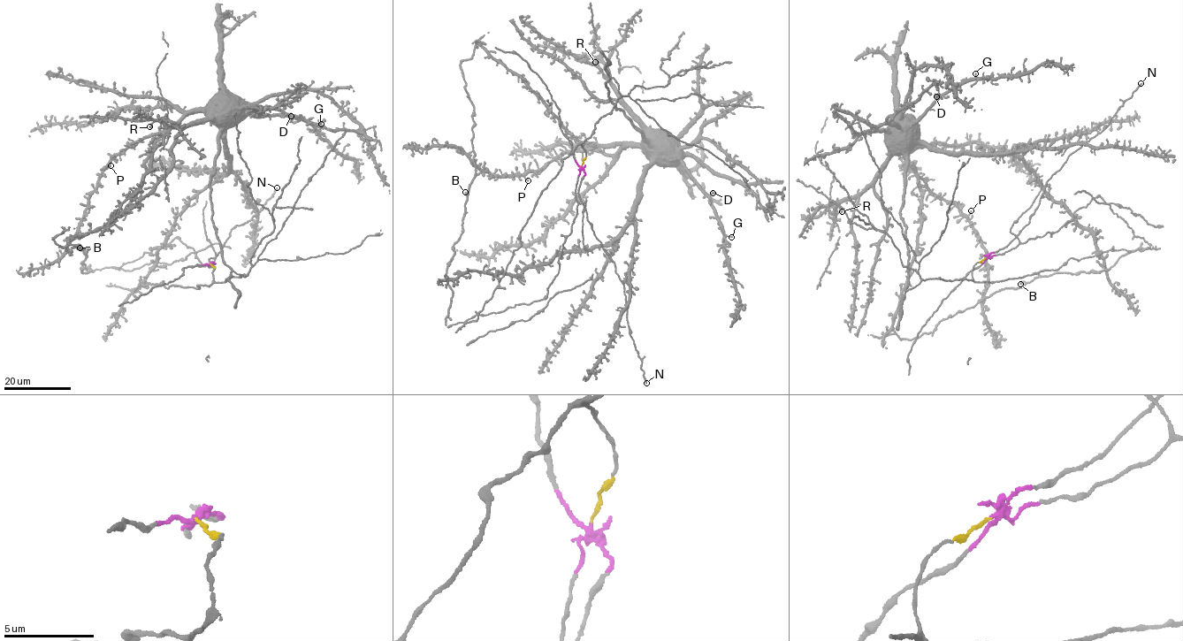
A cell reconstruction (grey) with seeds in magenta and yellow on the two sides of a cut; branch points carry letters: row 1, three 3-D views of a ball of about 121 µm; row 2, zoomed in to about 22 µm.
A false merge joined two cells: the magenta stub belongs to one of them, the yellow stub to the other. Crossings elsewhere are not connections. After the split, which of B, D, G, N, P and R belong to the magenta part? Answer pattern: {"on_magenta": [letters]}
{"on_magenta": ["B", "N"]}

